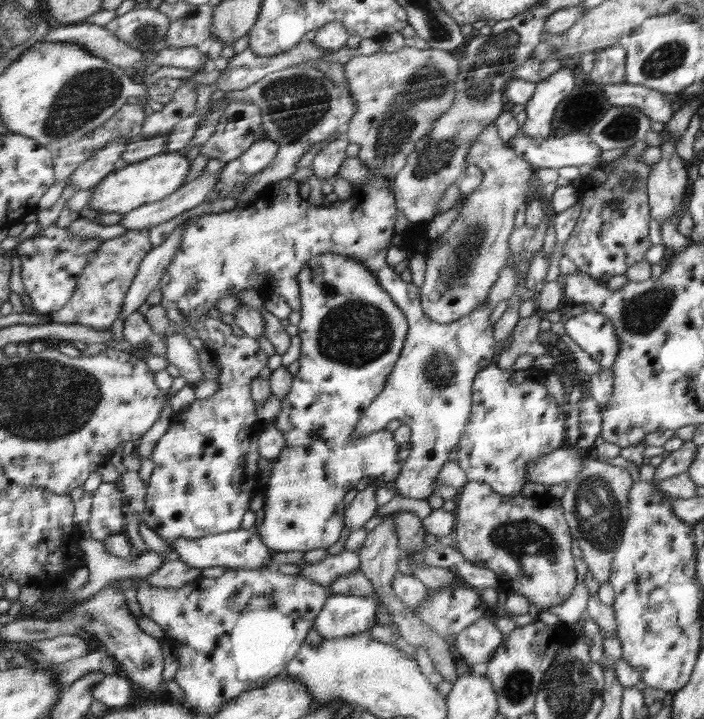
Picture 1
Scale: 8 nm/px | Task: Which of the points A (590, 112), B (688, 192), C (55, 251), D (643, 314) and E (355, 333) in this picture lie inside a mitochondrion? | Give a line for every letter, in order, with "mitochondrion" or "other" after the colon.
A: mitochondrion
B: other
C: mitochondrion
D: mitochondrion
E: mitochondrion

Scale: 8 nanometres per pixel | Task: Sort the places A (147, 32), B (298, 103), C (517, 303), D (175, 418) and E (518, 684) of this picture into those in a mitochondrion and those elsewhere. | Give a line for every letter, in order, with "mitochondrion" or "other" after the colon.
A: mitochondrion
B: mitochondrion
C: other
D: other
E: mitochondrion

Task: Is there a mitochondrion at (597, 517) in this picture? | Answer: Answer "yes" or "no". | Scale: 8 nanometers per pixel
yes

